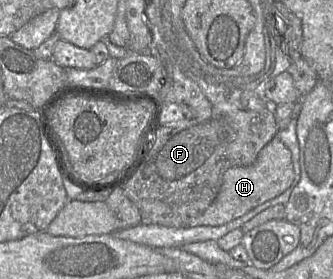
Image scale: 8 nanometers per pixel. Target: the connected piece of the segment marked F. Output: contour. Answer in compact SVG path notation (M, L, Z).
M272 107L261 110L215 110L205 120L185 120L161 126L152 150L137 173L124 186L125 196L138 208L141 223L166 227L189 227L189 221L201 215L215 200L224 173L235 166L253 164L262 148L278 133Z

